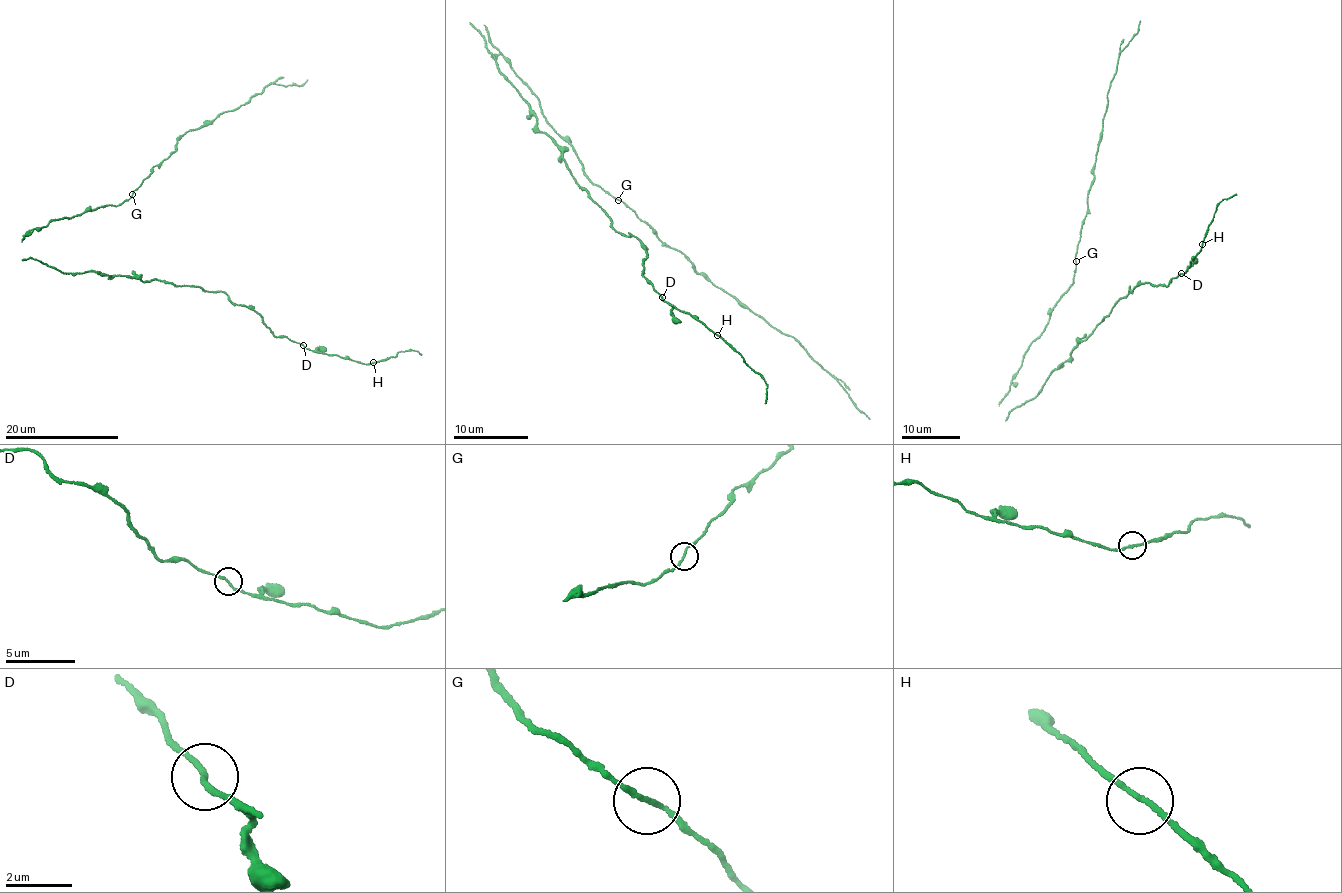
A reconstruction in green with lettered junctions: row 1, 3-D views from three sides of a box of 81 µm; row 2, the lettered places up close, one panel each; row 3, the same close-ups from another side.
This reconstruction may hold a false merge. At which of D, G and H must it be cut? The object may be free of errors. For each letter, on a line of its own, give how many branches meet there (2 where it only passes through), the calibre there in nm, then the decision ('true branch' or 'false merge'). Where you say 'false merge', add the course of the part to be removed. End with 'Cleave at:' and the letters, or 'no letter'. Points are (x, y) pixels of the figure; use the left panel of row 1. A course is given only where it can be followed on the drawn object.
D: 2 | 150 nm | true branch
G: 2 | 140 nm | true branch
H: 2 | 150 nm | true branch
Cleave at: no letter

